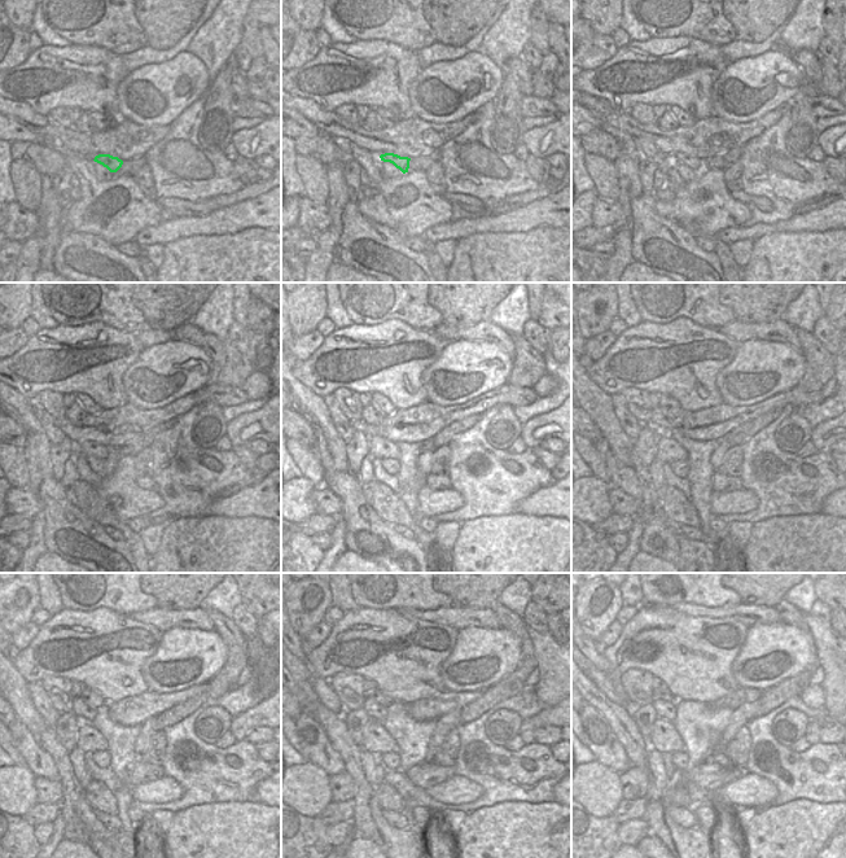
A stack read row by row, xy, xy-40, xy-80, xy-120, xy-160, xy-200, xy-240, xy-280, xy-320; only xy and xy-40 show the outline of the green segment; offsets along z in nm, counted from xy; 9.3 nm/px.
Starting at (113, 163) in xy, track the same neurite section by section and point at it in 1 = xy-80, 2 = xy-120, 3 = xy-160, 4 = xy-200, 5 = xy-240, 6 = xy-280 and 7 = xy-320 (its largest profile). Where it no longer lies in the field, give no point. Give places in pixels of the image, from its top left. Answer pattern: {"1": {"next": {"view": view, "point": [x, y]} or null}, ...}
{"1": {"next": {"view": "xy-80", "point": [692, 162]}}, "2": {"next": {"view": "xy-120", "point": [97, 450]}}, "3": {"next": {"view": "xy-160", "point": [378, 447]}}, "4": {"next": {"view": "xy-200", "point": [669, 450]}}, "5": {"next": {"view": "xy-240", "point": [90, 739]}}, "6": {"next": {"view": "xy-280", "point": [376, 739]}}, "7": {"next": {"view": "xy-320", "point": [665, 739]}}}

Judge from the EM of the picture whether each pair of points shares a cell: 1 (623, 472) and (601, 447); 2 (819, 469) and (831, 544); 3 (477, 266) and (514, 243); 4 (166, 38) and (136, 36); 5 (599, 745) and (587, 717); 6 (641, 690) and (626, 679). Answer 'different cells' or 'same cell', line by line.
1: same cell
2: different cells
3: same cell
4: different cells
5: same cell
6: same cell

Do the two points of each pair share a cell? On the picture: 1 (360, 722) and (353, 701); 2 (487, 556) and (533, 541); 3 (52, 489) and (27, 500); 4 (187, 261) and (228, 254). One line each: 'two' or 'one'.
1: two
2: one
3: two
4: one

